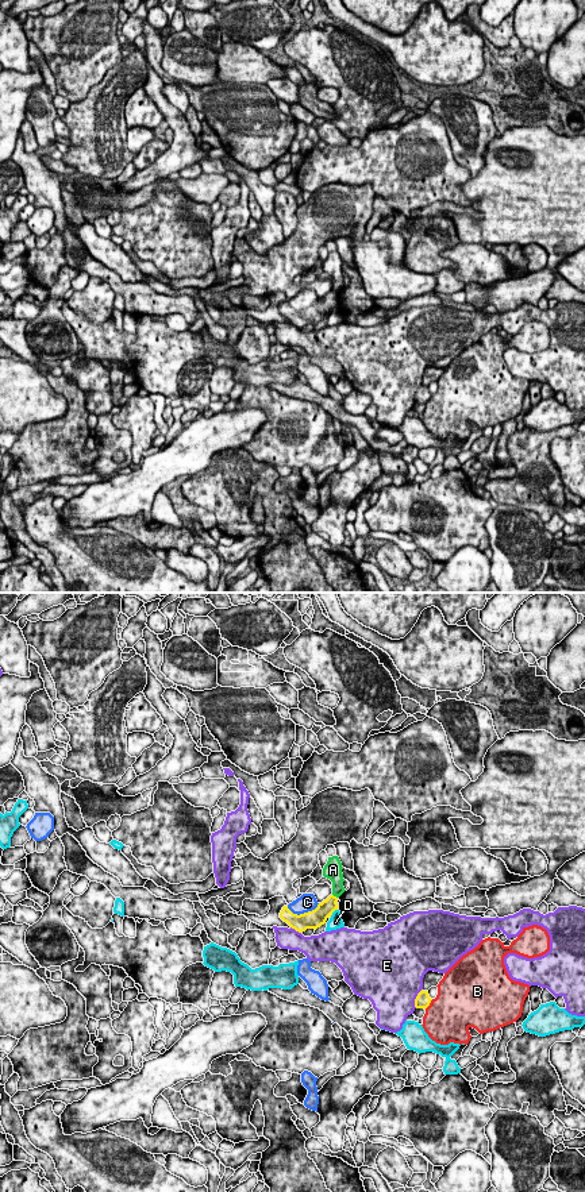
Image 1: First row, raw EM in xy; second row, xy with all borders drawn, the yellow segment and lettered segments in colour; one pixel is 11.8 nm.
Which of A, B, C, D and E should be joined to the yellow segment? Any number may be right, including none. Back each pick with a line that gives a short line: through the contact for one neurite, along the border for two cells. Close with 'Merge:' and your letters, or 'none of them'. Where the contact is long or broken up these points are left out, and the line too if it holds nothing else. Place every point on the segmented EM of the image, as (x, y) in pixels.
Merge: none of them

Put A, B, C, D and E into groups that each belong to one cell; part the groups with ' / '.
A / B / C / D / E

